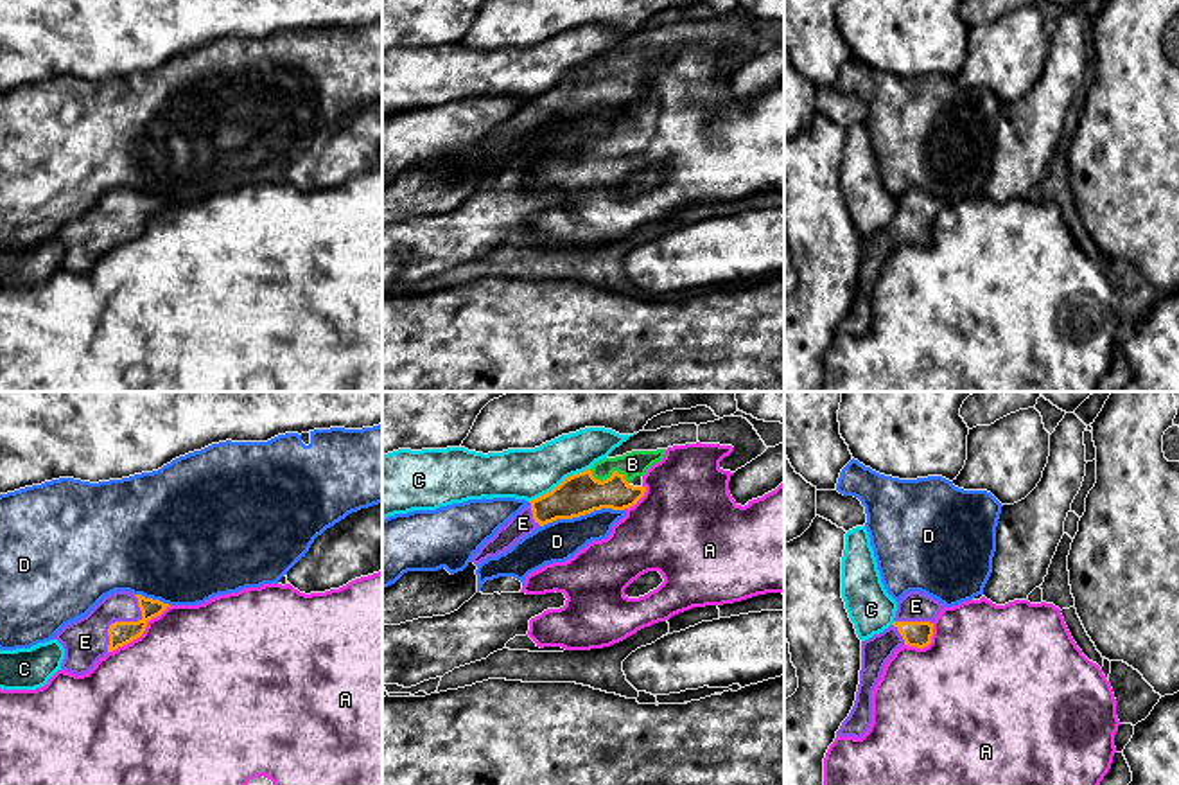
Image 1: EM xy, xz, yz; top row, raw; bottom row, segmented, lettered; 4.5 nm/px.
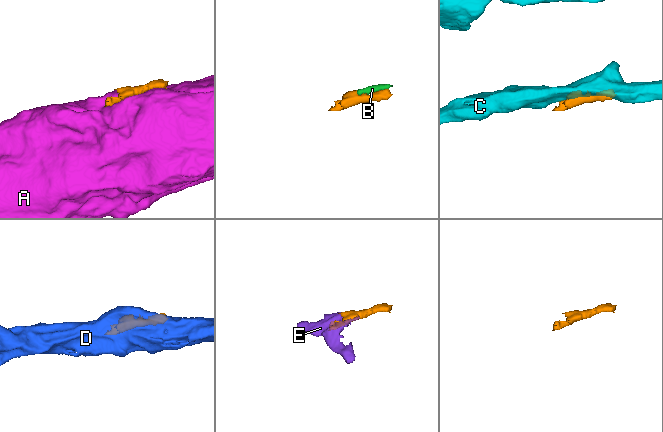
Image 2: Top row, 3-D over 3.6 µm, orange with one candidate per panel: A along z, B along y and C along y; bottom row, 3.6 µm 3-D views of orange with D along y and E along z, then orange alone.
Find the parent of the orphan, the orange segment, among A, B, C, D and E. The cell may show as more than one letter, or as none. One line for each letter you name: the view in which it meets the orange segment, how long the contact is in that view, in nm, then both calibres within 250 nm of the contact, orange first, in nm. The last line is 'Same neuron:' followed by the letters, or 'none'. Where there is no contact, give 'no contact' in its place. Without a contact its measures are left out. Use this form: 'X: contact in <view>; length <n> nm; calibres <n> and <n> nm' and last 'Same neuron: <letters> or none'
B: contact in xz; length 190 nm; calibres 190 and 110 nm
E: contact in xy; length 280 nm; calibres 110 and 200 nm
Same neuron: B, E

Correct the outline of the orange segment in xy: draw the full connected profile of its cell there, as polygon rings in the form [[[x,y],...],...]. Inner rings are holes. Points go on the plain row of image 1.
[[[129,189],[104,194],[86,214],[65,223],[52,235],[65,246],[61,268],[88,271],[108,250],[140,235],[147,219],[167,205],[170,203]]]

